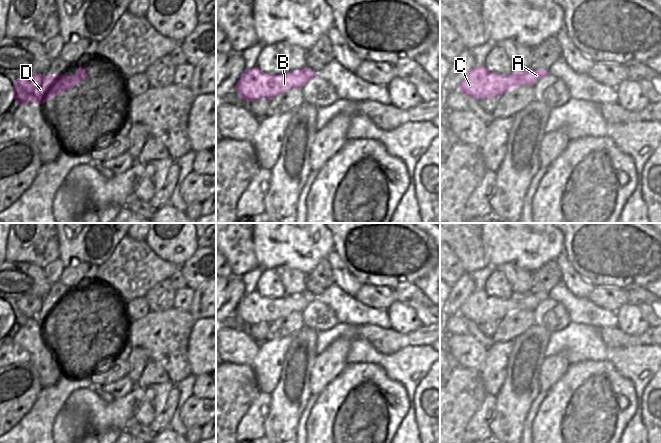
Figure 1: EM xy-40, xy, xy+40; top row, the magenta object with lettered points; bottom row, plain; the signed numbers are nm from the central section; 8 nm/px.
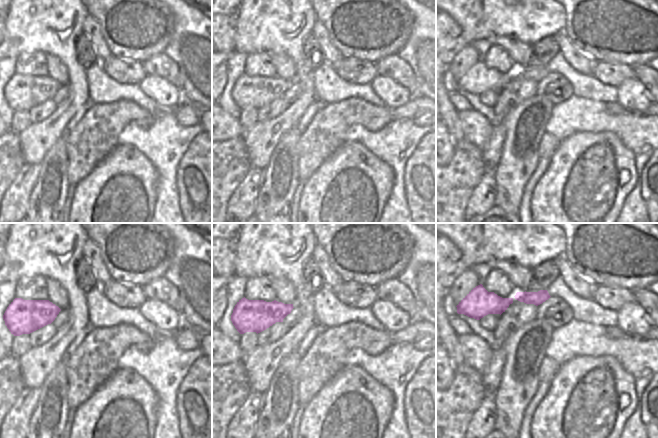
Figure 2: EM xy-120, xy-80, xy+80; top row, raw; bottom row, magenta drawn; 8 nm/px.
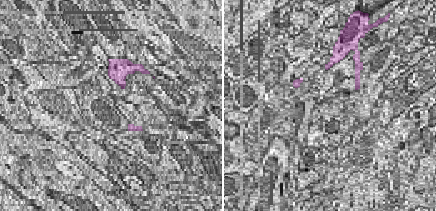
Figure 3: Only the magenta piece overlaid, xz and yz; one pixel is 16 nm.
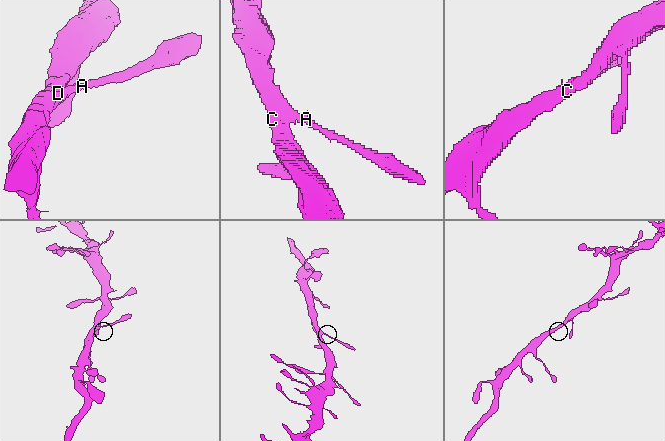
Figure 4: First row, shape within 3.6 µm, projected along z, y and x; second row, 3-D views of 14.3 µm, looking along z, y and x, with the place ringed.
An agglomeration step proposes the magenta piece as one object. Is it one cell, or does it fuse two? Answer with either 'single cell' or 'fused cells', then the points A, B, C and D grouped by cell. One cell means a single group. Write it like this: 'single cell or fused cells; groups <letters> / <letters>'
single cell; groups A B C D

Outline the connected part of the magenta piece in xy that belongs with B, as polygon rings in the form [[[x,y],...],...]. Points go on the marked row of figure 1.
[[[252,68],[243,72],[235,85],[235,90],[242,100],[250,103],[260,98],[272,100],[292,88],[302,88],[316,75],[317,72],[306,68],[278,76]]]

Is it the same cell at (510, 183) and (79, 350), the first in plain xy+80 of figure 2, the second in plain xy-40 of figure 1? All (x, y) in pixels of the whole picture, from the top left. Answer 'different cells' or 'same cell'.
same cell

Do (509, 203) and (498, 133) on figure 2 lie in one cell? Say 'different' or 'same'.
different

